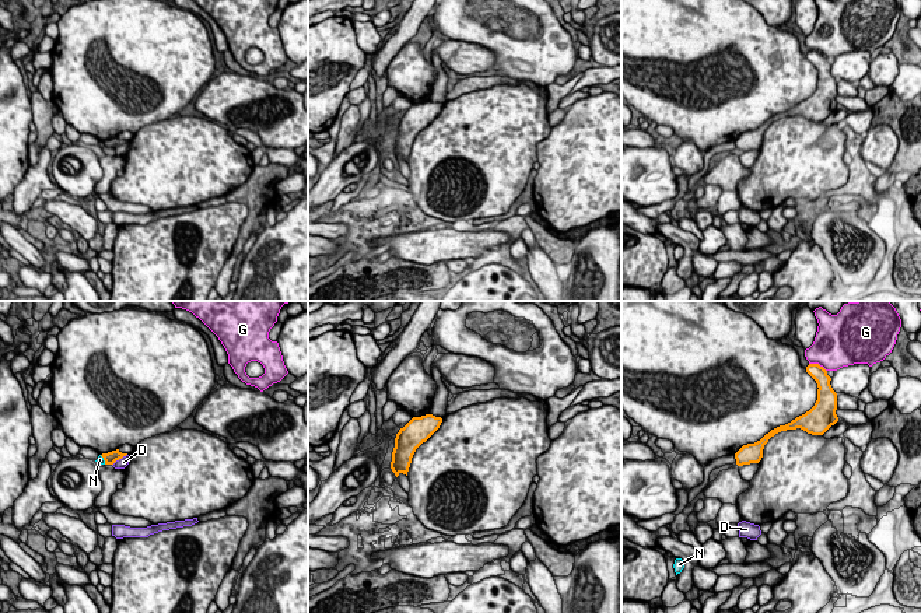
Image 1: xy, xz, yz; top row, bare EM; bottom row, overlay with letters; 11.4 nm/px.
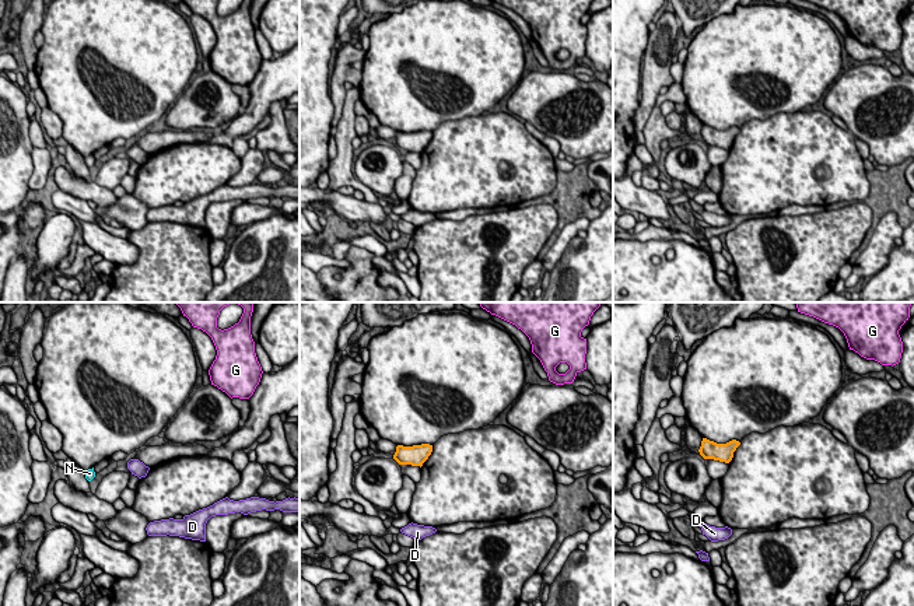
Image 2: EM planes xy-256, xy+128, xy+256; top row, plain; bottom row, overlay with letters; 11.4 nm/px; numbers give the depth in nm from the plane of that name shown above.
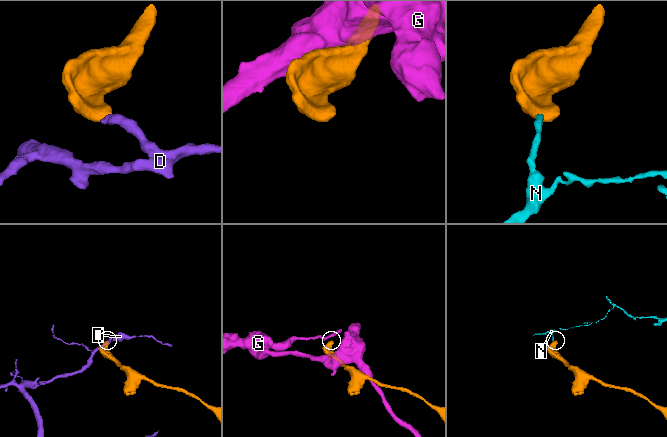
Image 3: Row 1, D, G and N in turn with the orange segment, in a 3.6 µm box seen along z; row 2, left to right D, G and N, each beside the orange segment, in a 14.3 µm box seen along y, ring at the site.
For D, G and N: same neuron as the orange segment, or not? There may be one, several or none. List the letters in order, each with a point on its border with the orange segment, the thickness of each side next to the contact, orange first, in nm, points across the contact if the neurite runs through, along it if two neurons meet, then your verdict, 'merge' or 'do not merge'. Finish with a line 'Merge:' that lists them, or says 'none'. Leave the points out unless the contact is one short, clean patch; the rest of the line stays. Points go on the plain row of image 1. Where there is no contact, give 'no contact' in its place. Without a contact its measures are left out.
D: contact xy (119, 144); calibres 140 and 120 nm; border xy (126, 140), (112, 151); do not merge
G: contact yz (818, 51); calibres 180 and 480 nm; do not merge
N: contact xy (104, 146); calibres 140 and 70 nm; border xy (100, 142), (105, 150); do not merge
Merge: none

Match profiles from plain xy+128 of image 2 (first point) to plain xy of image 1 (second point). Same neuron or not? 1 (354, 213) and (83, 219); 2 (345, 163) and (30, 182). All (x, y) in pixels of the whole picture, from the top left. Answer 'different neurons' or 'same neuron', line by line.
1: same neuron
2: same neuron

